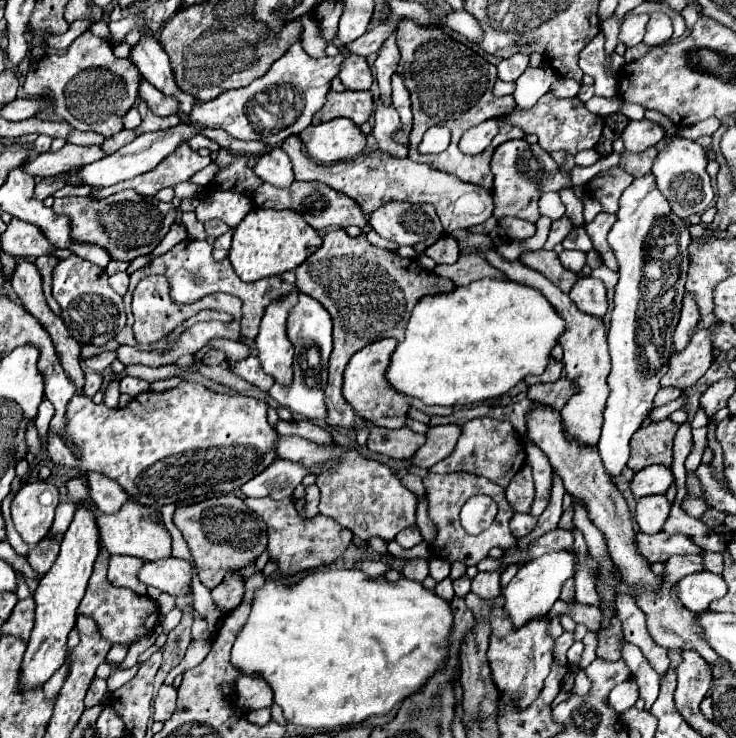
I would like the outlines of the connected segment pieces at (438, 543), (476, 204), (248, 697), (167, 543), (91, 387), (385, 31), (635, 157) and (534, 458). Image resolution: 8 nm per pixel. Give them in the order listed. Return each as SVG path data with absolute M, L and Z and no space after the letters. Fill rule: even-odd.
M429 472L423 478L423 484L425 484L425 496L429 500L427 514L429 514L429 518L433 520L435 528L437 528L437 536L431 542L433 556L437 556L441 560L449 560L449 562L463 562L465 566L477 566L477 562L481 562L493 546L499 546L503 550L519 546L519 540L513 536L513 532L509 528L509 520L513 518L515 510L507 502L505 490L501 486L489 482L487 478L465 474L465 472L453 472L453 474L433 474L433 472ZM475 494L491 496L497 502L499 512L497 512L497 518L495 518L495 522L491 524L489 530L485 530L477 536L471 536L471 534L465 534L465 530L459 524L459 510L467 502L467 498L475 496Z
M291 134L289 138L285 138L285 142L281 144L281 150L285 150L285 154L291 158L295 180L319 180L331 186L333 190L339 190L349 198L357 200L363 208L367 208L365 212L369 212L369 208L381 206L387 200L433 204L437 208L445 234L451 234L455 228L465 228L465 226L469 228L469 226L483 224L487 218L491 218L495 208L491 190L463 182L457 176L429 168L427 164L415 164L409 158L397 160L397 158L389 158L387 154L367 154L367 156L361 154L353 160L345 160L333 166L323 166L303 154L301 138L297 134Z
M241 674L235 682L235 704L243 710L269 708L273 704L273 690L257 674Z
M129 500L117 514L99 514L97 526L101 530L101 546L105 546L109 554L137 556L151 562L171 556L173 550L171 534L161 520L161 512L151 506L141 506L139 502Z
M85 372L85 384L83 384L83 394L85 396L93 396L103 384L103 376L101 374L93 374L93 372Z
M391 14L387 24L375 26L373 30L365 32L363 36L359 36L355 42L347 44L345 48L347 48L349 52L353 52L353 54L359 54L359 56L369 56L369 54L377 52L377 50L381 48L381 42L385 42L385 38L397 28L397 20L399 20L399 16Z
M649 148L649 150L641 152L641 154L627 154L625 152L623 156L625 156L625 160L621 162L621 166L625 170L629 170L629 174L633 174L633 176L643 176L643 174L647 174L651 170L657 152L655 152L655 148Z
M531 444L527 450L527 464L531 466L533 470L533 480L535 480L535 498L533 498L533 504L531 504L531 510L529 514L533 516L539 516L547 502L549 502L549 490L551 490L551 464L549 464L549 458L545 458L545 454L535 446Z

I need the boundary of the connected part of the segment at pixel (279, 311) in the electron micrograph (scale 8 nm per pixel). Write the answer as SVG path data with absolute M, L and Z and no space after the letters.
M291 290L285 296L273 300L265 308L265 316L261 320L259 336L255 338L255 348L259 352L259 360L263 370L275 378L279 384L289 384L293 378L293 344L287 338L287 316L297 304L299 290Z

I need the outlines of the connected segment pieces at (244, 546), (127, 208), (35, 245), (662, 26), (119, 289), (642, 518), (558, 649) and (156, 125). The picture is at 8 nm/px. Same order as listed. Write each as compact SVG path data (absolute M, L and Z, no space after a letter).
M223 494L191 506L179 506L175 510L173 522L181 530L191 550L201 584L209 590L219 586L229 572L239 572L241 568L251 566L267 548L265 522L233 494Z
M124 190L107 198L55 198L53 212L69 218L73 242L101 246L113 260L123 262L151 254L169 232L175 216L171 204L141 196L135 190Z
M13 218L7 224L7 230L1 234L1 250L5 250L11 256L37 258L37 256L49 254L57 248L45 238L45 234L41 234L39 226Z
M665 12L651 14L650 32L646 32L643 42L648 46L665 44L673 34L671 18Z
M117 272L117 274L113 274L113 276L109 278L109 284L111 284L111 288L113 288L117 294L125 296L125 292L127 292L127 288L129 288L129 274L127 274L127 272Z
M653 494L653 496L643 496L637 500L637 510L635 510L635 520L645 534L657 534L661 532L667 516L669 516L671 504L663 494Z
M563 632L559 638L557 638L557 646L555 646L555 660L565 664L567 662L567 656L565 652L569 650L569 646L573 644L573 634L571 632Z
M143 100L139 102L137 108L139 108L139 114L141 114L141 118L143 118L143 126L137 128L137 130L141 130L141 132L159 130L159 128L169 128L169 126L175 126L175 124L177 124L177 116L167 116L167 118L163 118L163 116L151 114L149 106L147 106Z

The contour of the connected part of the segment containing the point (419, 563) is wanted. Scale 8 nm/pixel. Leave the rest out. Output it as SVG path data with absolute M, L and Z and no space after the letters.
M409 560L401 572L403 572L403 576L407 576L409 580L423 582L423 580L429 576L429 562L427 562L427 560Z

